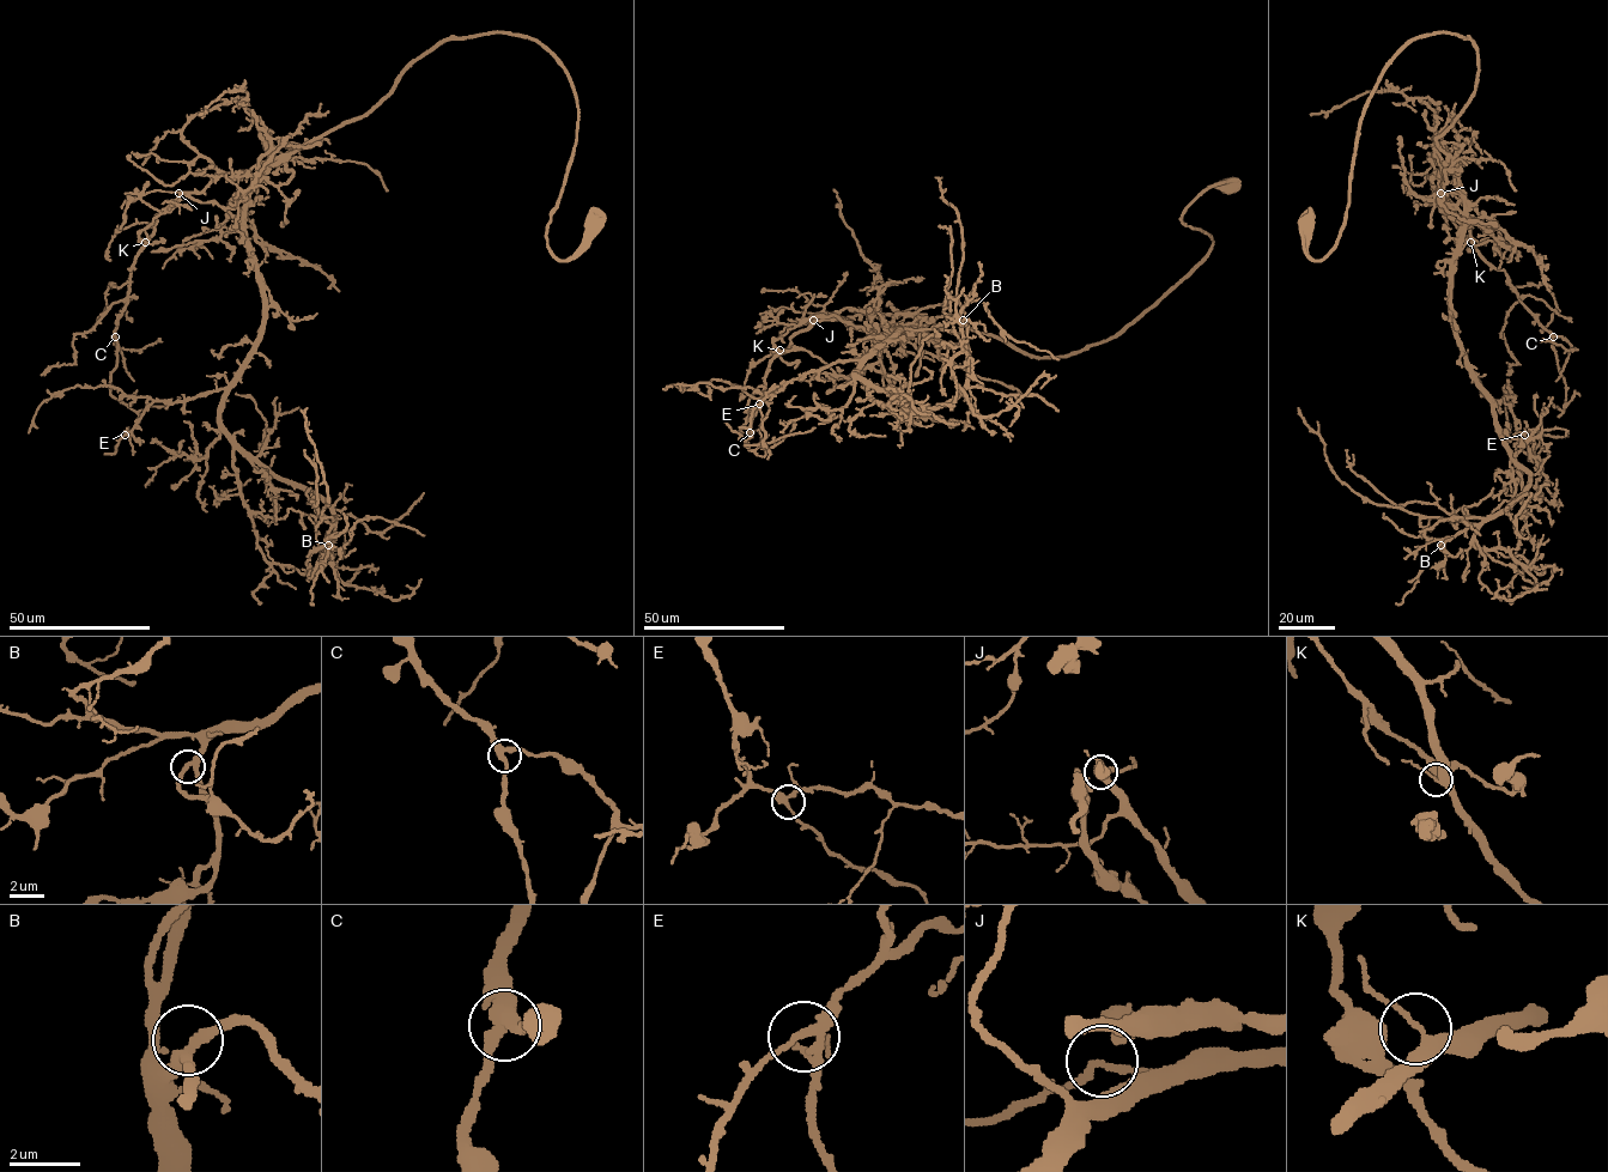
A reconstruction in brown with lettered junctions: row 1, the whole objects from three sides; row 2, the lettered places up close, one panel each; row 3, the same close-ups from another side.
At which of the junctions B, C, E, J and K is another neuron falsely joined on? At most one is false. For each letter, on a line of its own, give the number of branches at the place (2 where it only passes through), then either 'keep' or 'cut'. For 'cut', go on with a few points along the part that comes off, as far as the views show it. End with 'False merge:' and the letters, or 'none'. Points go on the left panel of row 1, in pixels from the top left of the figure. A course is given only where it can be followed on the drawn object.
B: branches 3; keep
C: branches 3; keep
E: branches 3; keep
J: branches 3; keep
K: branches 3; keep
False merge: none

